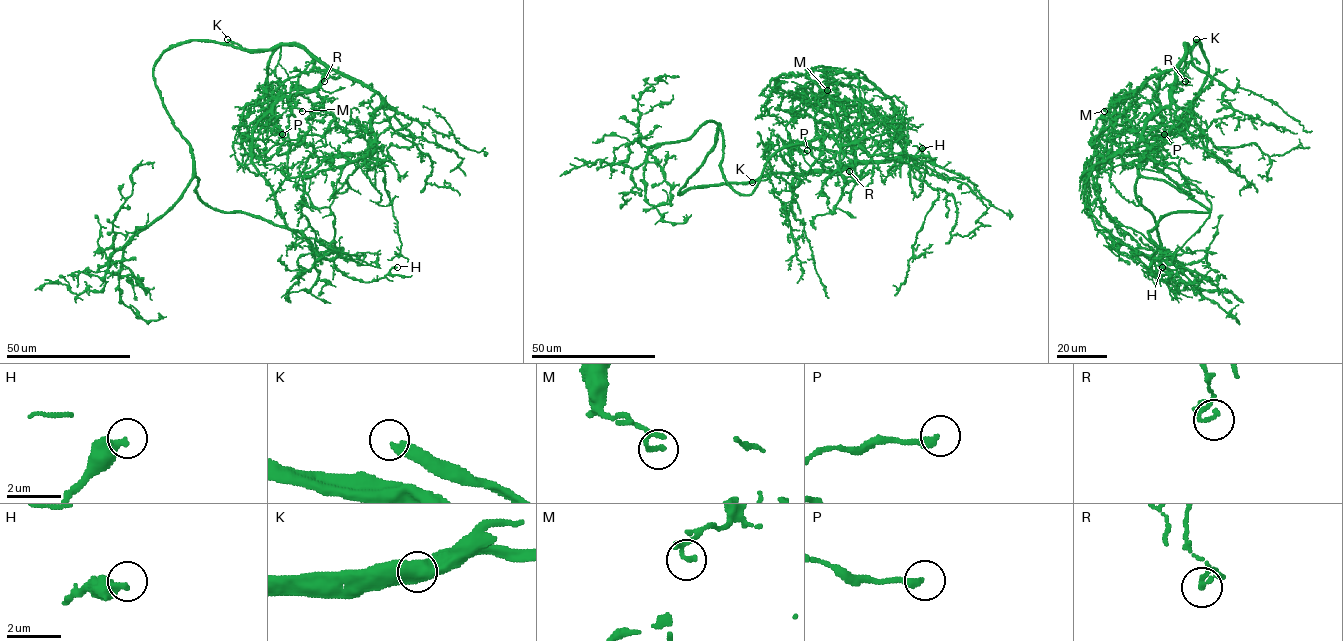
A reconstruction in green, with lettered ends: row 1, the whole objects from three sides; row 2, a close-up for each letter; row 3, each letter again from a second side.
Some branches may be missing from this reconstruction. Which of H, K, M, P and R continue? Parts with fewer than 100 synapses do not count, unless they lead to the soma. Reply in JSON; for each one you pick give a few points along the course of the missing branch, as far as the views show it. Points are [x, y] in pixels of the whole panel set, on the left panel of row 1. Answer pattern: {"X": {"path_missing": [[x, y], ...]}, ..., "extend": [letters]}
{"extend": ["K"]}

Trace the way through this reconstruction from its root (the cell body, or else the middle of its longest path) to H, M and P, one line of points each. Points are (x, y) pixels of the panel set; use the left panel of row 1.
H: (294, 230), (321, 257), (330, 259), (348, 277), (366, 282), (375, 281), (397, 267)
M: (294, 230), (326, 259), (287, 226), (253, 163), (252, 132), (283, 98), (302, 111)
P: (294, 230), (326, 259), (287, 226), (253, 163), (252, 132), (325, 70), (284, 82), (267, 138), (282, 134)

